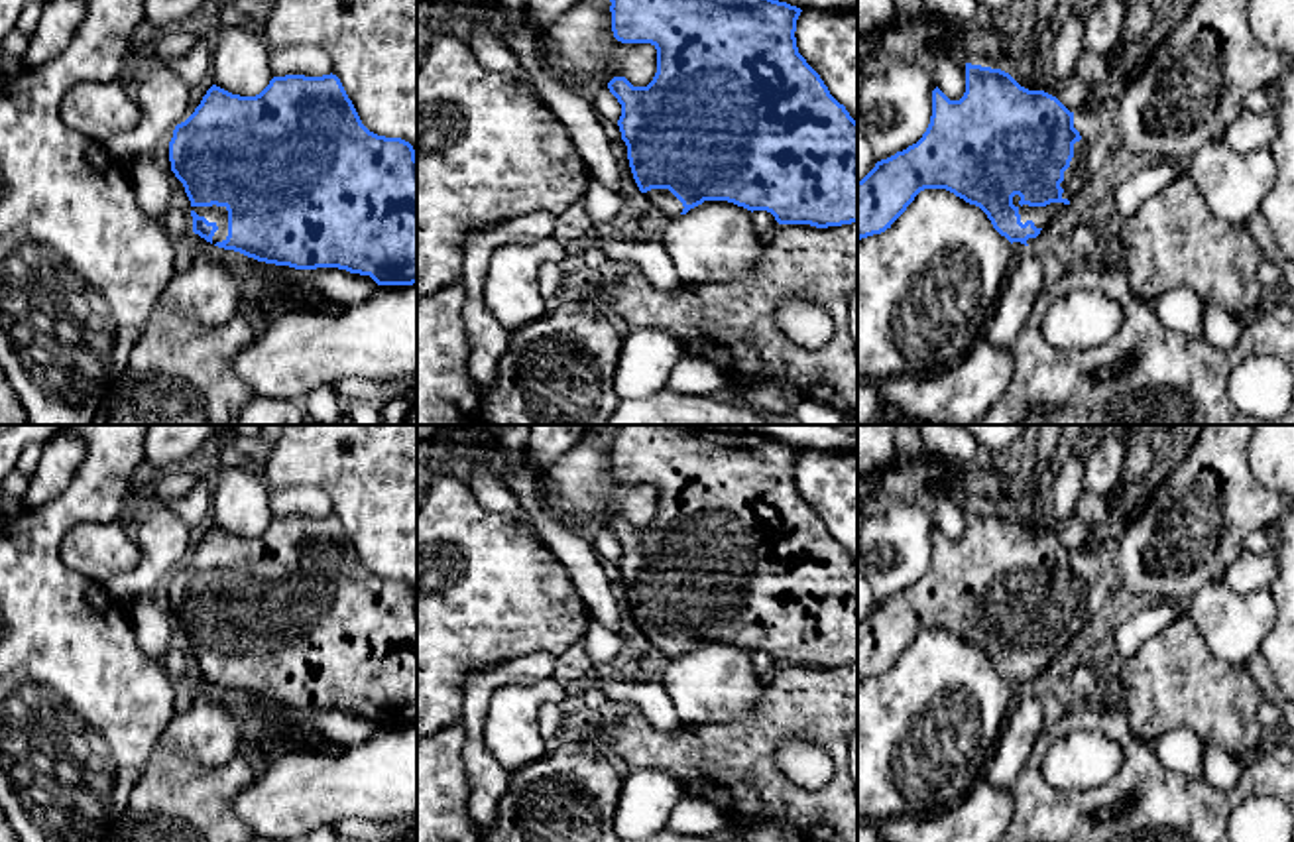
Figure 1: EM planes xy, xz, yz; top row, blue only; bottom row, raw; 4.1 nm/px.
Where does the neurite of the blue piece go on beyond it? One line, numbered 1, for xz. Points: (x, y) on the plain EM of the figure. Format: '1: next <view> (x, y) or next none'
1: next xz (663, 640)

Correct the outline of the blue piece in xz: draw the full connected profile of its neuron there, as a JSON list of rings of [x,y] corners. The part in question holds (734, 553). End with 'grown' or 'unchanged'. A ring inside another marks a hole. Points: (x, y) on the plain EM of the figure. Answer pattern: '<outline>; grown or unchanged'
[[[618,425],[610,443],[614,478],[657,490],[657,513],[647,527],[633,527],[625,517],[608,523],[621,545],[618,567],[633,620],[651,645],[671,659],[704,641],[728,641],[751,653],[767,651],[779,665],[857,663],[857,563],[798,494],[800,449],[759,433],[673,425]]]; grown

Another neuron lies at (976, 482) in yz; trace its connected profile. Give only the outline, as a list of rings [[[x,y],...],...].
[[[985,454],[975,462],[960,462],[946,456],[938,458],[946,466],[944,488],[958,500],[971,506],[1001,510],[1013,519],[1027,517],[1034,521],[1040,531],[1048,529],[1070,553],[1091,549],[1091,529],[1088,523],[1080,521],[1076,515],[1054,517],[1048,492],[1038,494],[1030,502],[1023,502],[1019,480],[997,474],[987,464]]]

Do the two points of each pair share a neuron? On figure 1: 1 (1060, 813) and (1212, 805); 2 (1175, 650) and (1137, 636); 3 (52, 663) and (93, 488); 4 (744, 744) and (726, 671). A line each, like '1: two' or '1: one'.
1: one
2: two
3: one
4: two

